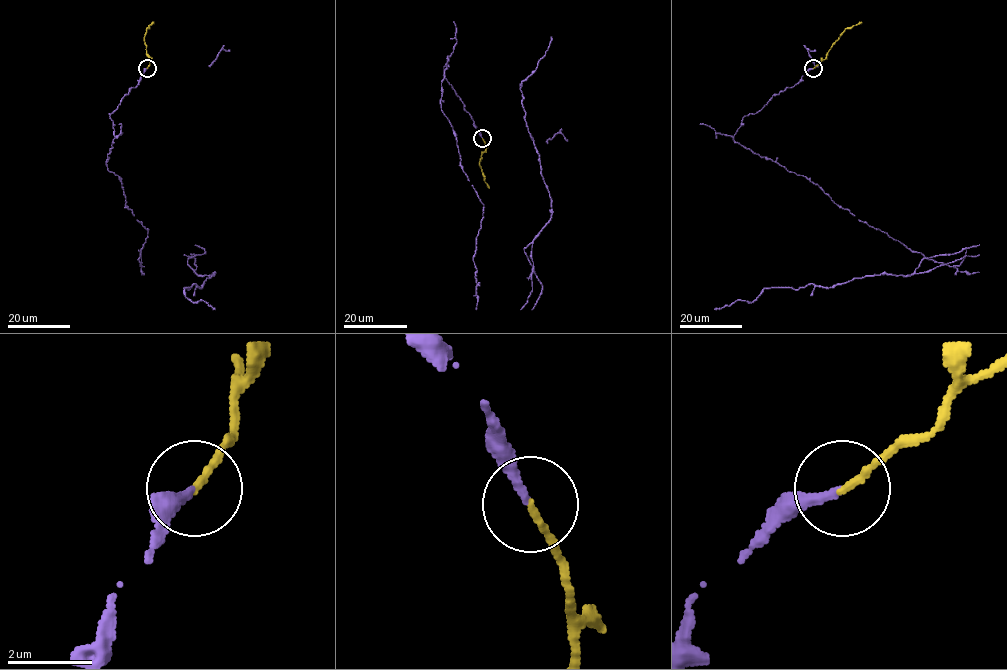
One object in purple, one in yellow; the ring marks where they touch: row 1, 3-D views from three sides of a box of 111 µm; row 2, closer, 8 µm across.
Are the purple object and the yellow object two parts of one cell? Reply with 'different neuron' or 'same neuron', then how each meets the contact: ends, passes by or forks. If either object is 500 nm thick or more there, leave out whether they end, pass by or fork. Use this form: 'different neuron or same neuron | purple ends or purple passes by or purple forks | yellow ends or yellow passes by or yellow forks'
different neuron | purple ends | yellow ends

